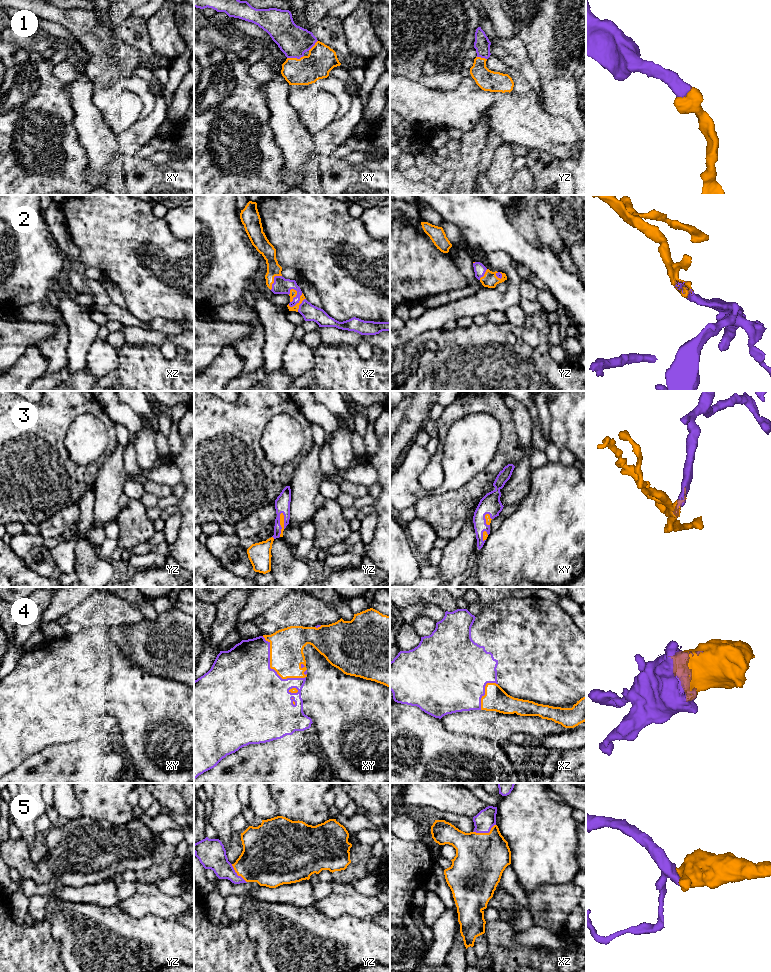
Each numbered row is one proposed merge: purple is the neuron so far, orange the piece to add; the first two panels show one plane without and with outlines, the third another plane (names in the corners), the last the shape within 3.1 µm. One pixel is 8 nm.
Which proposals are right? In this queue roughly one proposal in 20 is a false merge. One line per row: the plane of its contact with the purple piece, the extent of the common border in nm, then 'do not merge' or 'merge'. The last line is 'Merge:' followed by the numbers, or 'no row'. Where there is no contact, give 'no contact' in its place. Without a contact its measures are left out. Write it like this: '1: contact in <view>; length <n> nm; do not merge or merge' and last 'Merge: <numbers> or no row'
1: contact in xy; length 140 nm; merge
2: contact in xz; length 160 nm; merge
3: contact in yz; length 200 nm; merge
4: contact in xy; length 480 nm; merge
5: contact in xz; length 200 nm; merge
Merge: 1, 2, 3, 4, 5

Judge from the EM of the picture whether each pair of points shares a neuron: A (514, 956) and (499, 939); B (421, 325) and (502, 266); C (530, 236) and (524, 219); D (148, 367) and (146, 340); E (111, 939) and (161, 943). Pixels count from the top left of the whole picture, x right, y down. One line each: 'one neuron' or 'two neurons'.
A: one neuron
B: one neuron
C: one neuron
D: two neurons
E: one neuron

